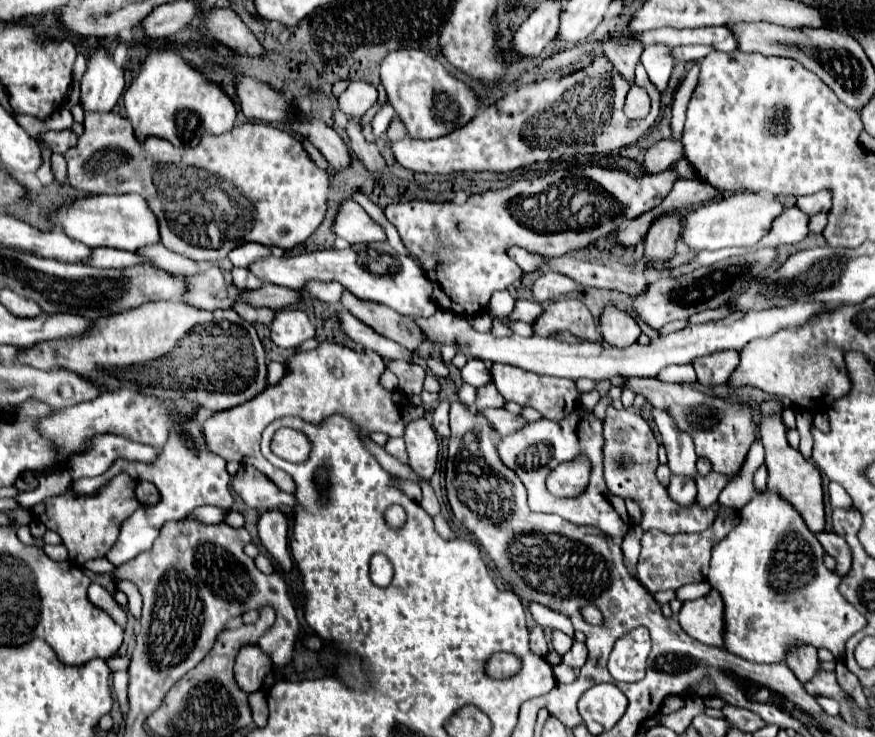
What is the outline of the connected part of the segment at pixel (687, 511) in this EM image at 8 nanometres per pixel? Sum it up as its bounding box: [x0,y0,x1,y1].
[604,407,722,535]

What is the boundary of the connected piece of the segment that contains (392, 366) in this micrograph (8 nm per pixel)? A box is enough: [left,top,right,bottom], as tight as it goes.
[385,361,426,405]

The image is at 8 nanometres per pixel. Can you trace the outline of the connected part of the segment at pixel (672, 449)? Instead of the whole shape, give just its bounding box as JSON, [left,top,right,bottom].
[652,407,698,477]

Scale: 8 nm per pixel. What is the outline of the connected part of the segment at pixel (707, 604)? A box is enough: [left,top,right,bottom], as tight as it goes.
[678,589,724,647]

